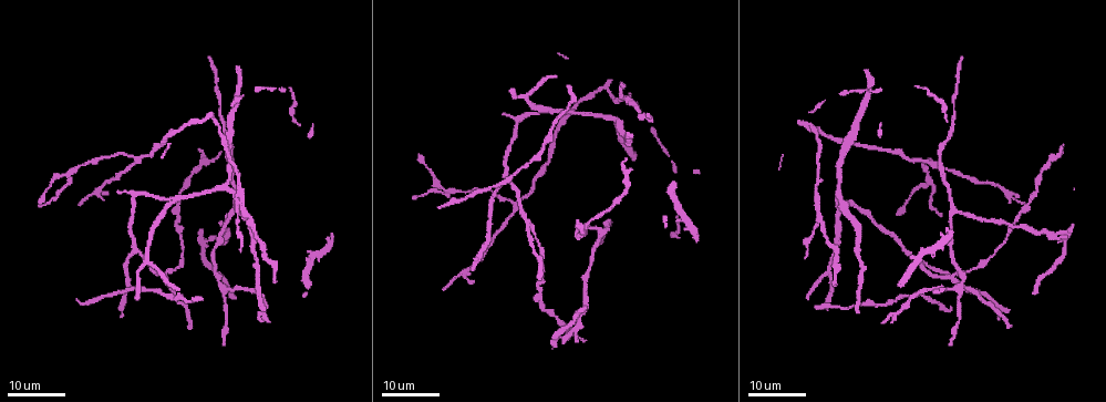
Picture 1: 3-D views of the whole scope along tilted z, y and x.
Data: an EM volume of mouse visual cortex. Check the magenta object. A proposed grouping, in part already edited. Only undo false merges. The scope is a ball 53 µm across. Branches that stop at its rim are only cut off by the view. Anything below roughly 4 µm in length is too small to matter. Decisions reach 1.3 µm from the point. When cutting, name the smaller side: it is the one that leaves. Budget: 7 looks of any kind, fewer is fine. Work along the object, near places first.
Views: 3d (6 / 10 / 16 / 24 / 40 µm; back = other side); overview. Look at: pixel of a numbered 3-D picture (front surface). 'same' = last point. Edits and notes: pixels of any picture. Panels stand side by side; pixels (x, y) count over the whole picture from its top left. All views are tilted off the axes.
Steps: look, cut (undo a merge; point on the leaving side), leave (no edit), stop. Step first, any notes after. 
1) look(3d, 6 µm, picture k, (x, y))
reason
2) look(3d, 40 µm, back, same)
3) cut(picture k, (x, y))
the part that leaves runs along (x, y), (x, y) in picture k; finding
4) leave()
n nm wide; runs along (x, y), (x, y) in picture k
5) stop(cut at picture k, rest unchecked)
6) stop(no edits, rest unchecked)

look(3d, 24 µm, picture 1, (958, 293))

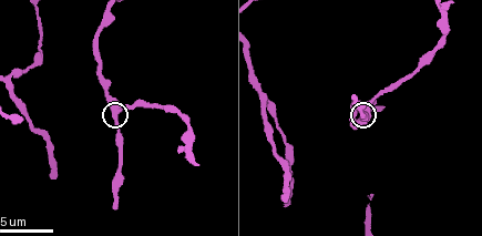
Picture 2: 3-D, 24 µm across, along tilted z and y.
look(3d, 10 µm, picture 2, (116, 120))
closer look

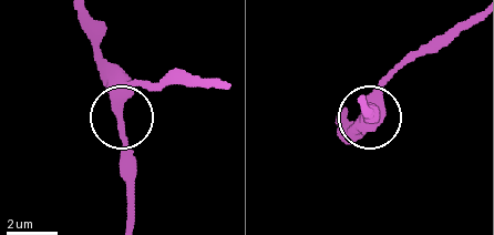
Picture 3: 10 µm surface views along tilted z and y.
leave()
390 nm wide; one cell here

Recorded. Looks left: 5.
look(3d, 6 µm, picture 2, (8, 77))
three arms meet

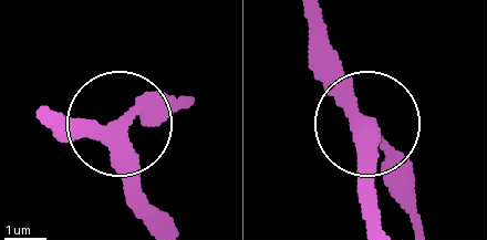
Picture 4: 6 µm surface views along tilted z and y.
leave()
side arm 15 µm; runs along (43, 107), (118, 131), (126, 205) in picture 4; all the same cell

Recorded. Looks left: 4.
look(3d, 24 µm, picture 1, (171, 204))
three-way junction

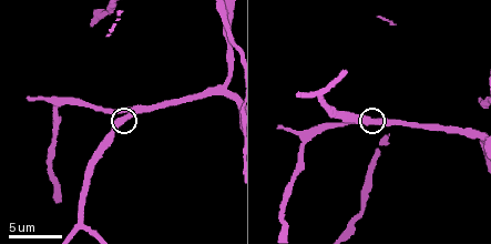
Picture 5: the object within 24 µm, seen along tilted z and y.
look(3d, 6 µm, picture 5, (372, 121))
zoom in

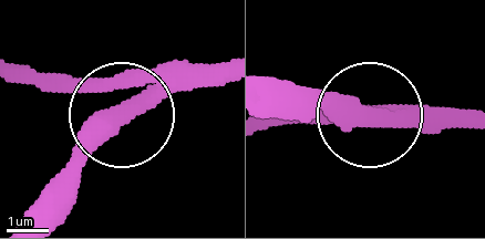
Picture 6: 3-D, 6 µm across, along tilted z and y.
leave()
3 arms; runs along (220, 62), (167, 72), (33, 217) in picture 6; one cell here

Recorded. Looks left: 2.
stop(no edits, rest unchecked)

